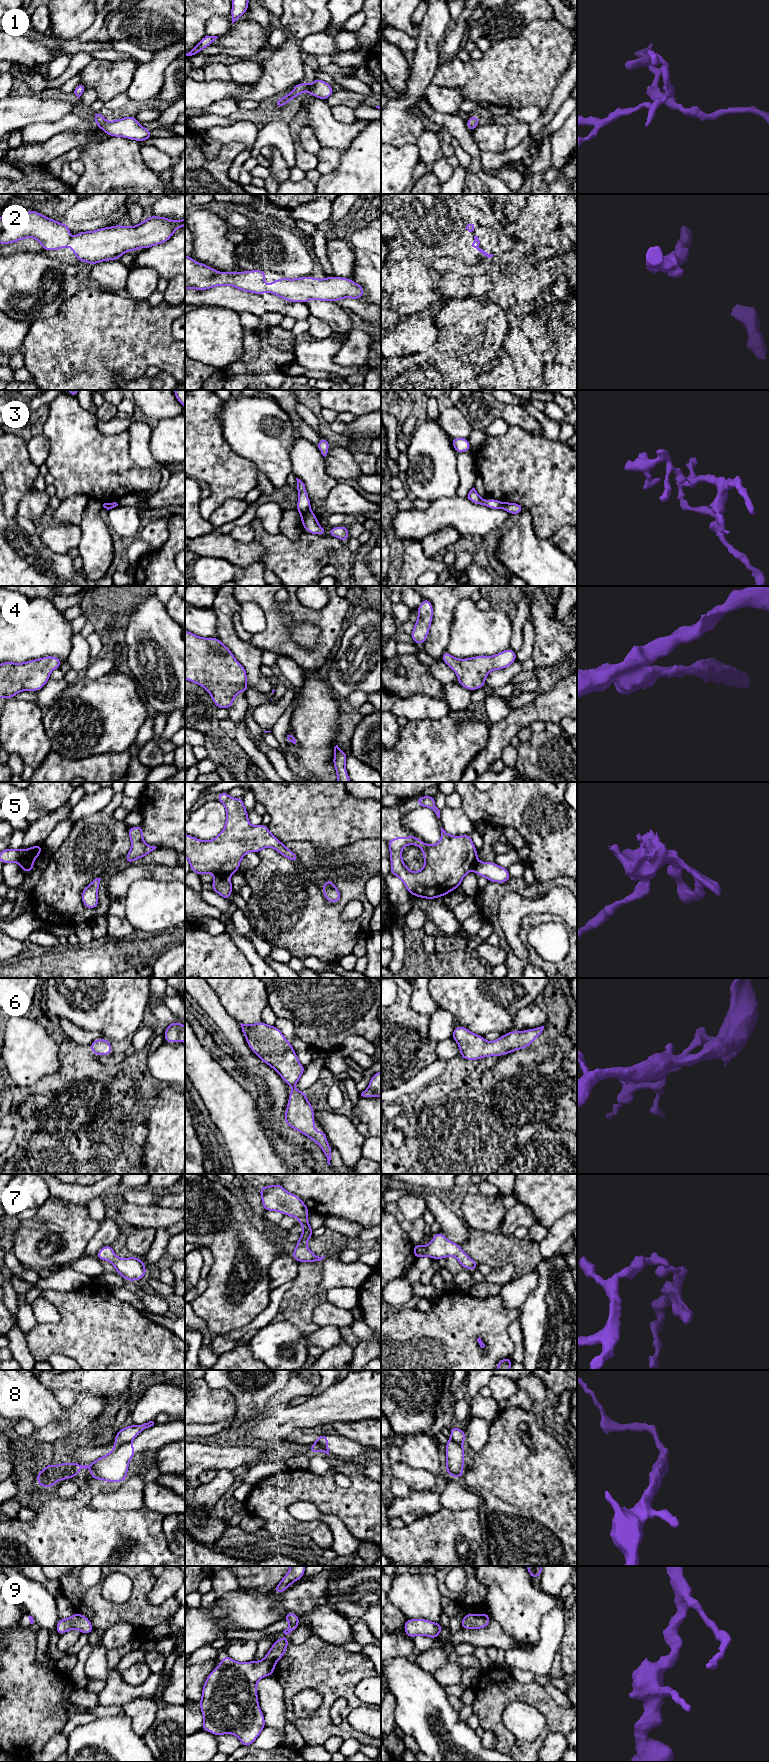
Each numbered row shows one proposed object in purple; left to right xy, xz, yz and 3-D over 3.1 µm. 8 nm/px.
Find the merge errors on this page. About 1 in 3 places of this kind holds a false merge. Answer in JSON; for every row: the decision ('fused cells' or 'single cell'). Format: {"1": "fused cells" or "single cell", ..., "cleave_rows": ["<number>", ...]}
{"1": "single cell", "2": "single cell", "3": "fused cells", "4": "single cell", "5": "fused cells", "6": "single cell", "7": "single cell", "8": "fused cells", "9": "single cell", "cleave_rows": ["3", "5", "8"]}

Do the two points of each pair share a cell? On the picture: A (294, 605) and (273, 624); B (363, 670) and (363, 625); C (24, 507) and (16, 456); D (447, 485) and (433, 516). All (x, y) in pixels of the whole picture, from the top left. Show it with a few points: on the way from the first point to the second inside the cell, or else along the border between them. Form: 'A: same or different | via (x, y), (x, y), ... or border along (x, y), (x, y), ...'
A: same | via (289, 611), (279, 623)
B: same | via (363, 659), (363, 636)
C: different | border along (36, 478), (33, 490), (19, 501), (16, 514)
D: different | border along (456, 495), (437, 498), (431, 502)

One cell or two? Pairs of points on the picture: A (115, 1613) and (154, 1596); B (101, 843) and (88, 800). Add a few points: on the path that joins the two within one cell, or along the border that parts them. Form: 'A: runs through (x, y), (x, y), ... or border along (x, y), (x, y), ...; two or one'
A: border along (154, 1577), (148, 1600), (160, 1605); two
B: border along (111, 799), (101, 809), (81, 817), (74, 823); two

